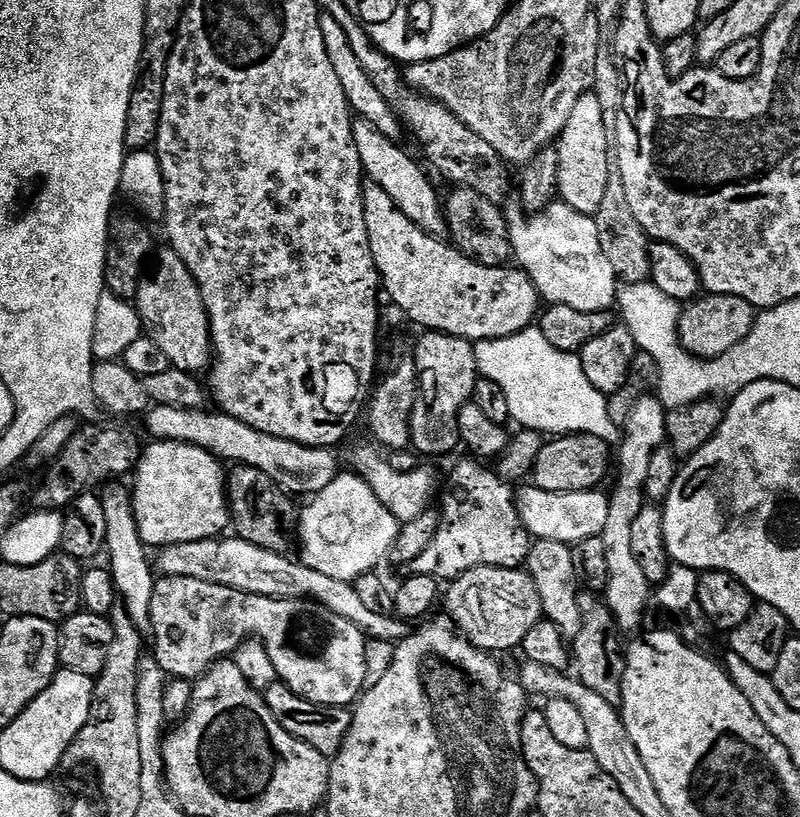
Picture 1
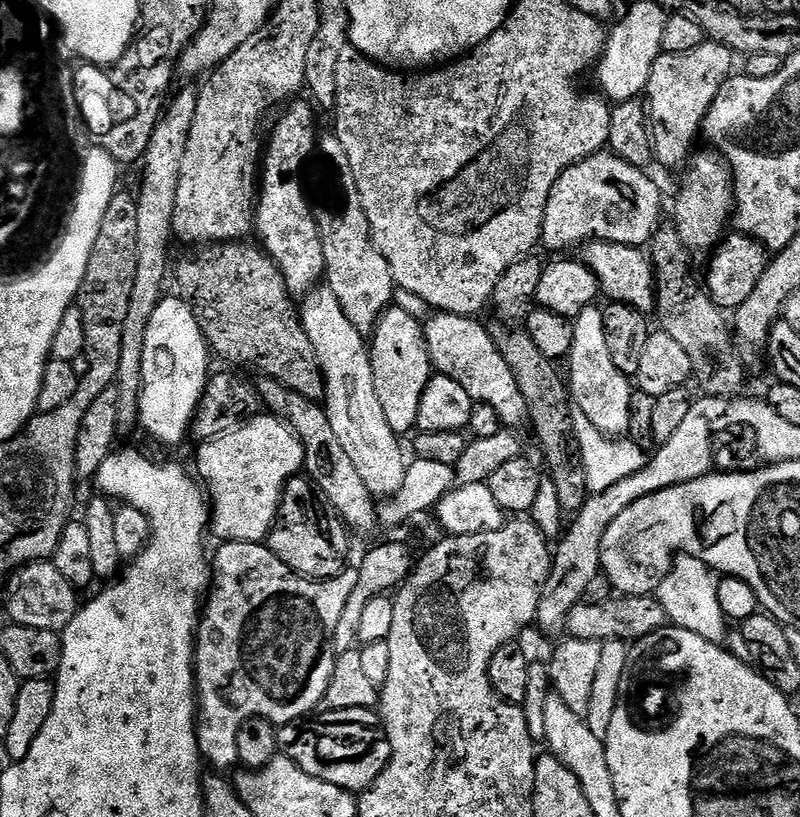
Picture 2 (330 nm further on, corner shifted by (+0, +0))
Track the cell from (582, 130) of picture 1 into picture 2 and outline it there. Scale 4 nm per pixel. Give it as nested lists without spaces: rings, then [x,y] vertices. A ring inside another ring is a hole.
[[[610,150],[595,152],[593,156],[587,156],[585,160],[579,160],[567,168],[558,182],[554,182],[544,207],[544,225],[540,231],[543,247],[575,249],[590,240],[618,242],[635,248],[647,245],[647,240],[655,234],[660,224],[660,188],[648,174],[630,166],[630,162],[618,158]]]

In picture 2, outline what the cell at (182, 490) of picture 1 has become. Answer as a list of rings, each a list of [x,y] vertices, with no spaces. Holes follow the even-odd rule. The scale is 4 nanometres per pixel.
[[[261,414],[226,434],[218,434],[218,438],[203,441],[199,447],[196,452],[195,475],[210,501],[211,535],[213,532],[220,542],[237,540],[258,544],[267,541],[276,516],[280,513],[285,486],[290,478],[301,475],[304,468],[304,444],[296,435],[295,428],[277,416]]]

